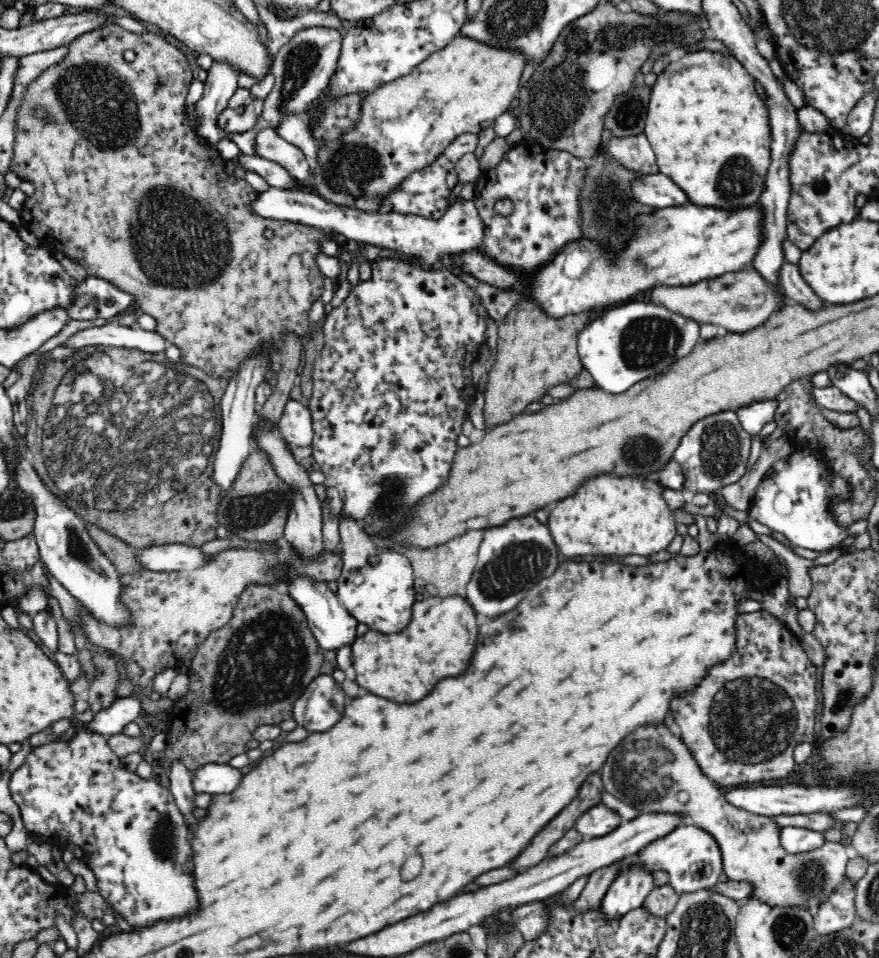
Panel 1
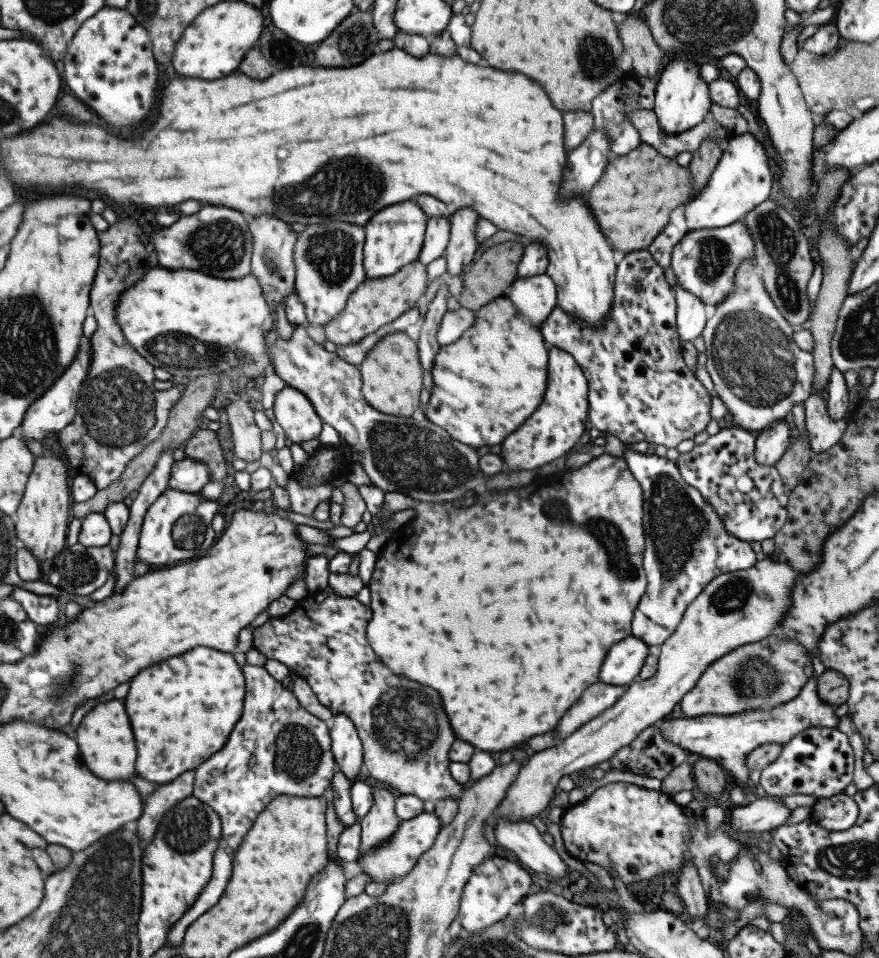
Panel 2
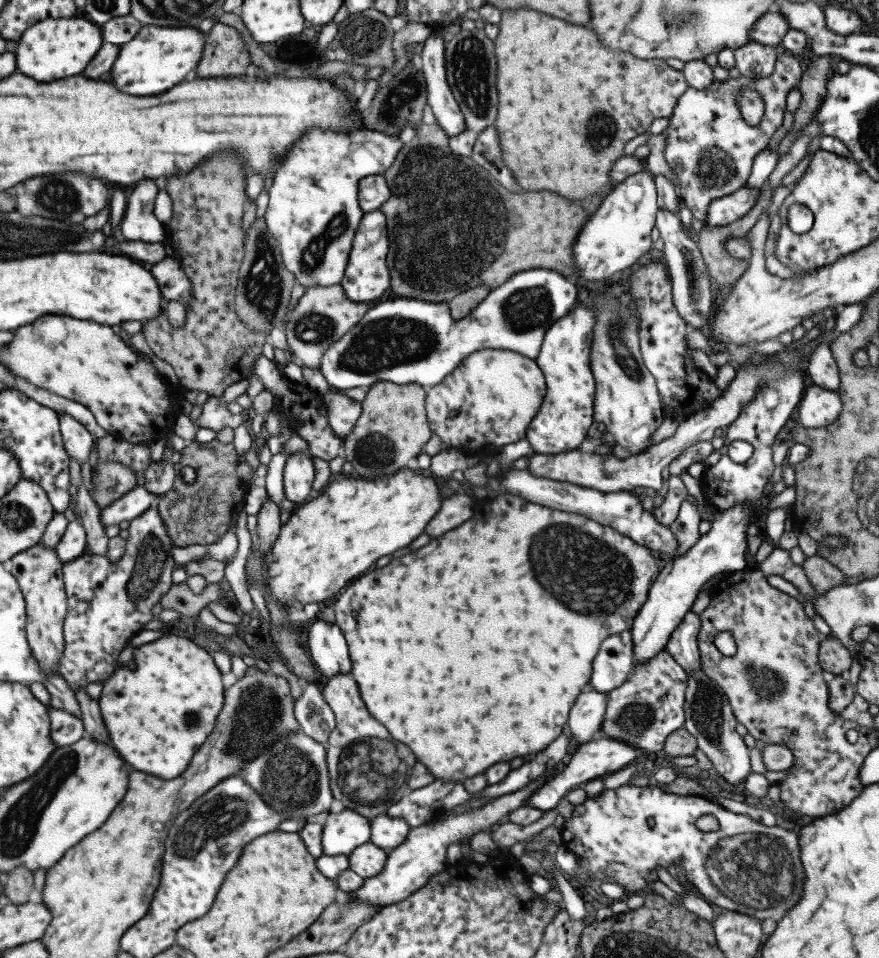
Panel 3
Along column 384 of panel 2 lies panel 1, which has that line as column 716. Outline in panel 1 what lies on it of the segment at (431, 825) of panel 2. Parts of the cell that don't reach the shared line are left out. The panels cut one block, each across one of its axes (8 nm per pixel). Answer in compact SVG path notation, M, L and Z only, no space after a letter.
M690 823L675 828L664 838L650 842L636 854L626 856L618 863L620 873L632 865L642 865L652 873L666 871L669 874L668 883L679 895L714 886L718 883L718 876L723 872L722 855L716 839L706 830Z

